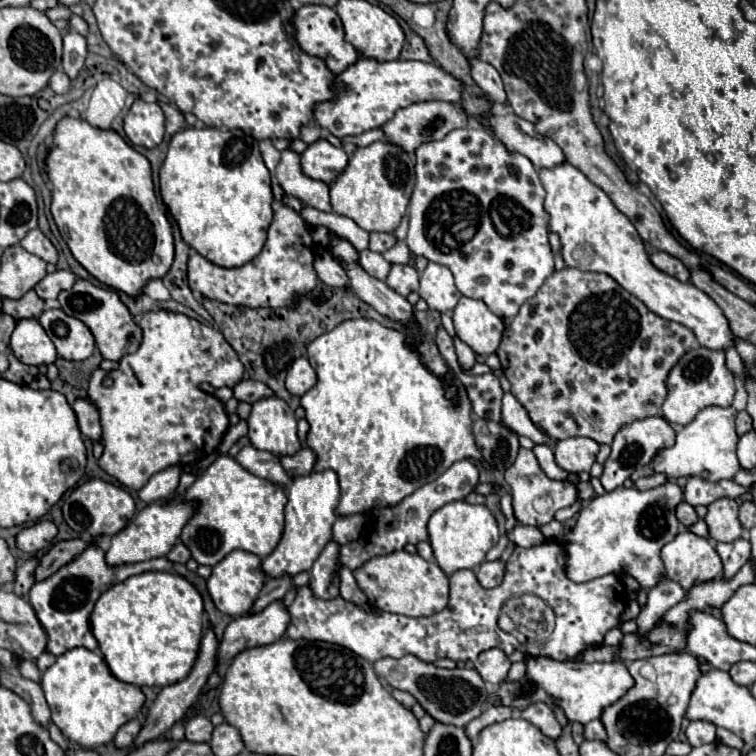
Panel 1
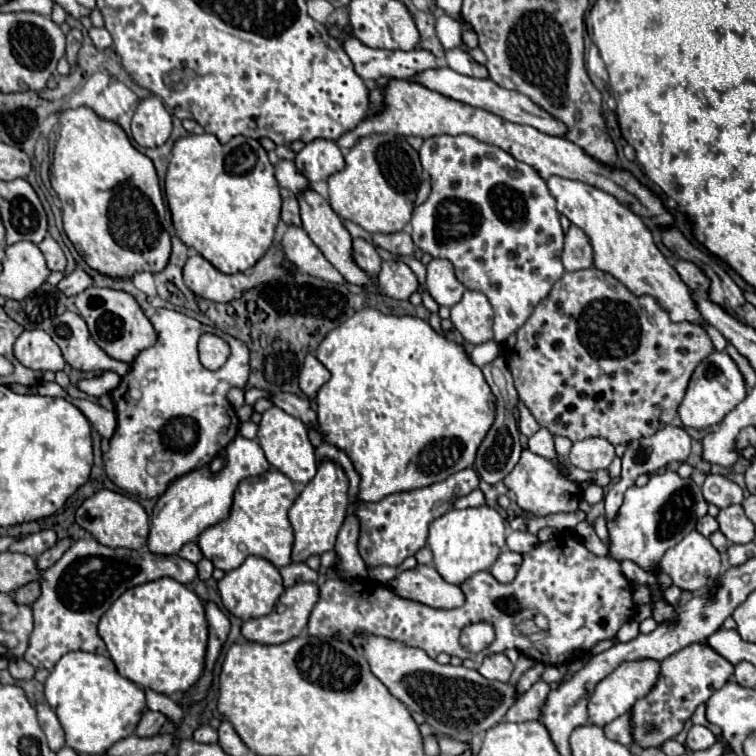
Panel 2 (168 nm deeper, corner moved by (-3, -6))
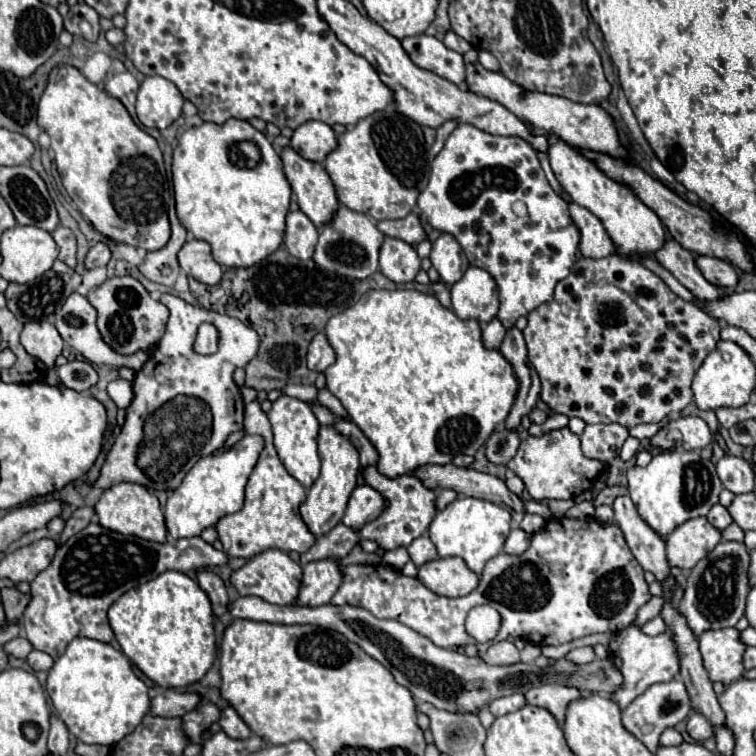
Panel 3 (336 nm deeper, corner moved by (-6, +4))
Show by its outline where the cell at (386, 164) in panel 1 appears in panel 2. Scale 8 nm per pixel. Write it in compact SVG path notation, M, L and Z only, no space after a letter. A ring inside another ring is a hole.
M374 134L374 136L364 136L360 138L344 156L346 166L344 170L332 174L326 182L328 182L328 202L334 208L334 212L344 218L350 220L358 226L362 226L368 232L400 232L412 216L414 210L414 200L412 196L418 194L420 182L422 182L422 166L420 166L420 158L418 152L402 138L394 136L394 134Z

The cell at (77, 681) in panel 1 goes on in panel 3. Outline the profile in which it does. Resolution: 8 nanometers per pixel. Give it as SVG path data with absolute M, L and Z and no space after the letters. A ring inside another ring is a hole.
M75 638L69 642L63 656L59 656L47 676L47 694L53 702L57 716L65 722L69 732L85 744L115 746L123 736L131 734L149 712L149 688L139 680L131 668L129 658L115 650L111 644L103 644L91 638Z

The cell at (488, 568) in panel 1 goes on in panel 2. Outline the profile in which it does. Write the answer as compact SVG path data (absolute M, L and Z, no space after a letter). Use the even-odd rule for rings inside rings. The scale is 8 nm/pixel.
M504 550L504 552L498 556L498 560L494 562L494 566L490 568L490 572L494 574L494 578L496 578L498 582L508 584L508 582L514 580L520 564L522 564L522 554L516 554L516 552L512 552L512 550Z

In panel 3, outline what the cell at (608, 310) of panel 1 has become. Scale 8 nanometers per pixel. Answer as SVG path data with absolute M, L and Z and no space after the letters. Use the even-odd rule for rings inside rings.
M613 254L613 256L607 256L607 258L599 258L599 260L579 258L573 264L571 274L567 278L563 278L561 282L557 282L553 298L549 302L537 306L533 312L529 312L527 328L523 330L523 336L525 336L525 344L527 344L529 362L533 364L533 368L539 374L539 380L541 380L541 400L549 406L551 412L565 414L569 418L577 416L585 424L617 422L625 428L633 428L633 426L643 424L643 422L659 424L663 418L677 416L691 402L691 380L693 380L695 372L699 370L699 366L703 364L707 352L715 350L715 346L719 342L719 322L713 316L699 310L697 306L687 304L685 300L679 300L679 296L675 296L667 288L667 284L663 284L663 280L659 280L659 276L655 276L651 270L647 270L637 260L627 260L627 258L619 258L619 256Z

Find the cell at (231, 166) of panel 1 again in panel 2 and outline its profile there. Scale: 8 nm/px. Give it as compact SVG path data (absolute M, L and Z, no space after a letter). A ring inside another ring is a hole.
M192 134L176 140L172 148L172 160L166 172L166 200L172 212L178 238L202 254L212 266L224 274L238 274L252 268L274 242L276 224L280 222L280 186L274 176L266 150L258 140L246 136L234 136L228 144L220 144L212 134Z

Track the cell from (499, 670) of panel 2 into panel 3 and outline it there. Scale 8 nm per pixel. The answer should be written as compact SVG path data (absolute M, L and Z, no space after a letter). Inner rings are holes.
M503 640L497 644L491 644L489 650L485 652L483 660L493 666L507 666L507 664L517 664L519 662L519 650L515 648L513 642Z

